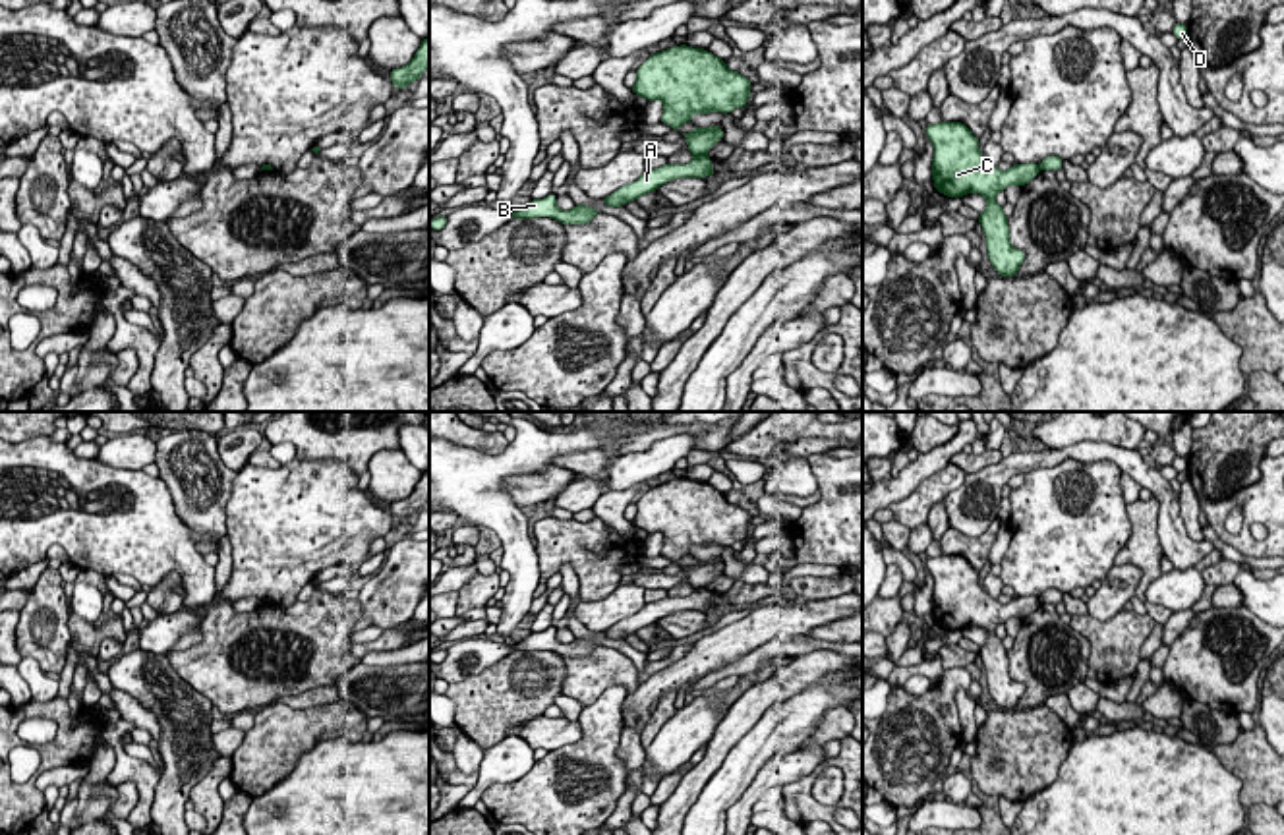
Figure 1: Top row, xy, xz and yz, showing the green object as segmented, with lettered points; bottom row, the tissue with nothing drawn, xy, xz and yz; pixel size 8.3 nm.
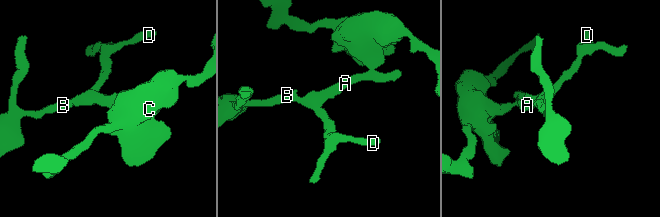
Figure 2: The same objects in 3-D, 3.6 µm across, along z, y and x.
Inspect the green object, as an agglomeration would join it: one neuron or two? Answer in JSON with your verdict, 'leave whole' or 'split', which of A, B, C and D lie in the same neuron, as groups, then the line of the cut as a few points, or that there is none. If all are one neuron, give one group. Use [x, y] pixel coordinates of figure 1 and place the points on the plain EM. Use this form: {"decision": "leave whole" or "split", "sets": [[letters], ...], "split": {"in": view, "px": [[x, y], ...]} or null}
{"decision": "split", "sets": [["A", "B", "D"], ["C"]], "split": {"in": "xz", "px": [[704, 586], [695, 590]]}}

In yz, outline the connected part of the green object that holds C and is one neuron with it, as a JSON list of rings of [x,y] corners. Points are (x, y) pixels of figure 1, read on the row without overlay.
[[[961,555],[928,557],[926,568],[934,578],[932,613],[936,624],[946,630],[980,626],[988,638],[978,655],[986,669],[988,694],[1000,709],[1015,709],[1025,684],[1009,677],[1009,659],[1004,642],[996,636],[996,626],[1009,619],[1025,619],[1038,607],[1038,597],[1011,597],[1000,603],[978,584],[978,570]]]

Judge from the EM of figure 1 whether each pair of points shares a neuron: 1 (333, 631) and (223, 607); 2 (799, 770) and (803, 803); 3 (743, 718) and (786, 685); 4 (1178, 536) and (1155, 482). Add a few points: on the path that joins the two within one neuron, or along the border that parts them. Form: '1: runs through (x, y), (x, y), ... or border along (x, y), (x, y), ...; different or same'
1: runs through (306, 631), (250, 627); same
2: border along (826, 760), (809, 774), (782, 785); different
3: runs through (753, 708), (776, 689); same
4: runs through (1170, 522), (1165, 495); same

